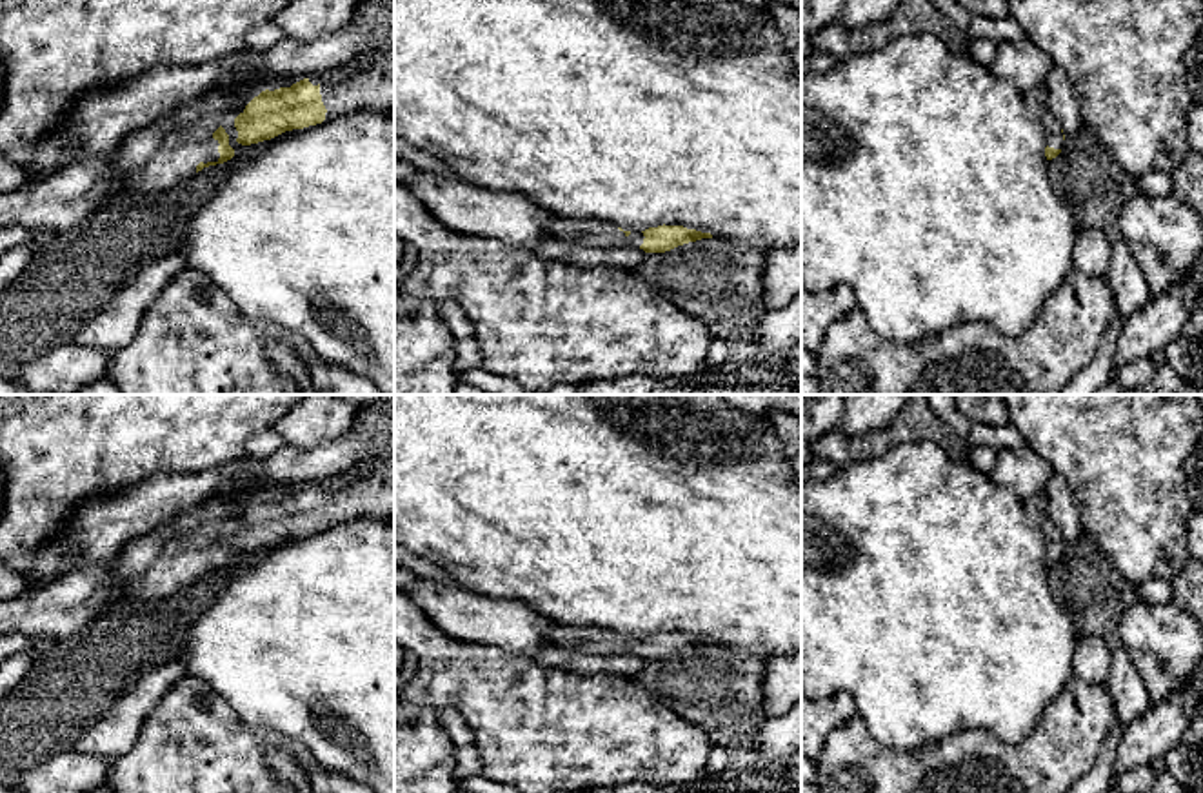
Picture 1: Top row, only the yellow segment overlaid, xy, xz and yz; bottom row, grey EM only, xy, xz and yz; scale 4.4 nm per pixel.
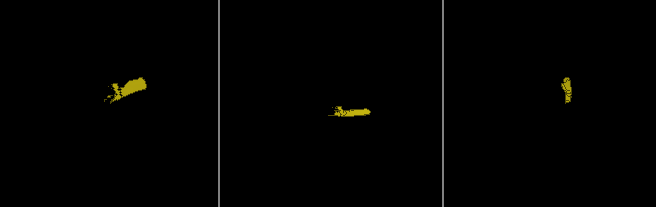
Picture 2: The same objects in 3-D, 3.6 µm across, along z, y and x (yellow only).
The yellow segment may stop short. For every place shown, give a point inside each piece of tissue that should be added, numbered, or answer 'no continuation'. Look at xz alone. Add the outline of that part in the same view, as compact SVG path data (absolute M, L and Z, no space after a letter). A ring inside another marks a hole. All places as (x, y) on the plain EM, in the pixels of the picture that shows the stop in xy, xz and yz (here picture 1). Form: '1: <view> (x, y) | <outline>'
1: xz (595, 641) | M554 627L549 633L552 646L572 647L580 653L589 655L618 655L632 653L640 655L643 651L643 640L631 640L629 644L618 637L618 633L602 627Z

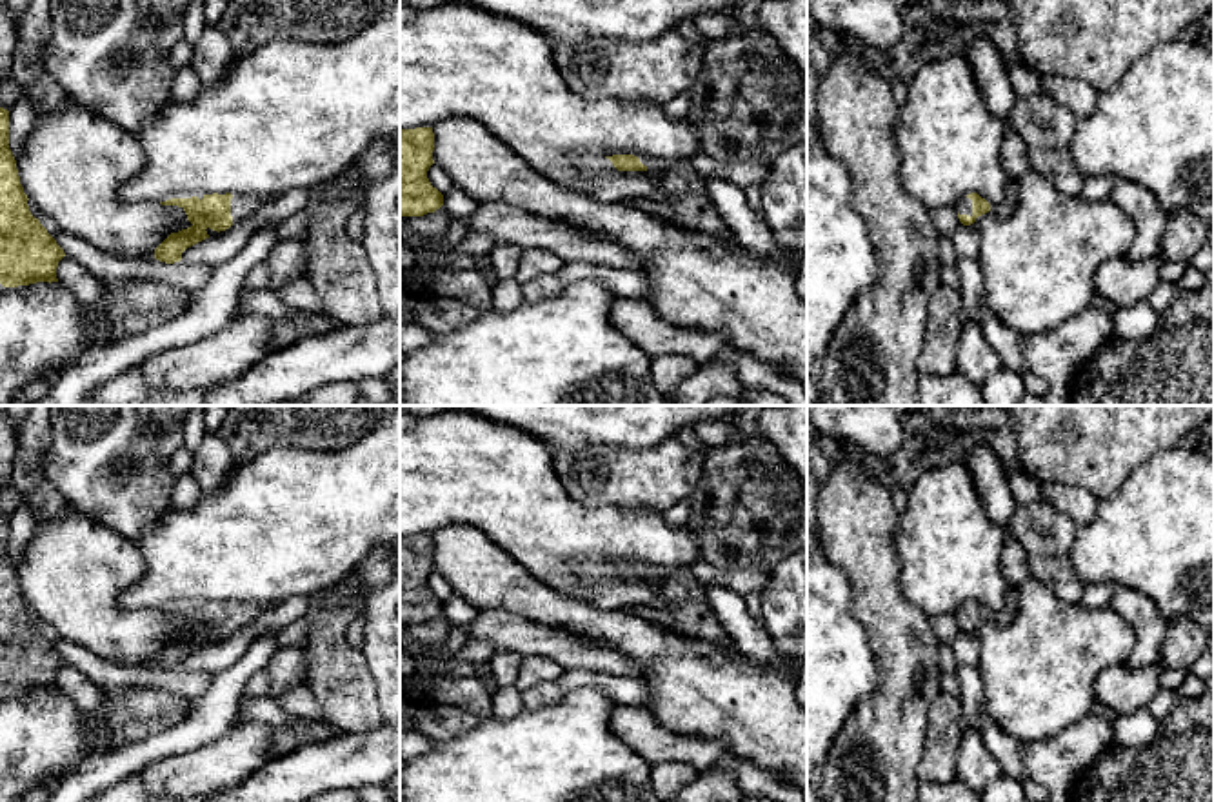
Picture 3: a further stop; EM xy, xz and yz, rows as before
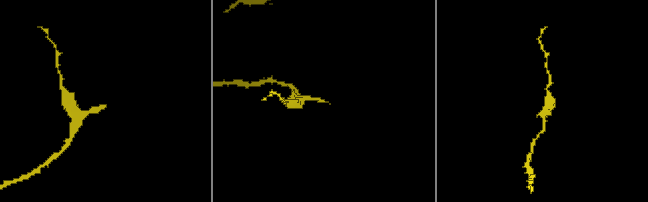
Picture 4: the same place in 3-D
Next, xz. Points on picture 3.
1: xz (686, 611) | M643 566L640 569L649 580L658 582L660 596L667 606L656 607L634 602L625 607L627 611L691 638L734 647L729 633L703 602L705 586L702 586L689 569L676 569L667 575Z

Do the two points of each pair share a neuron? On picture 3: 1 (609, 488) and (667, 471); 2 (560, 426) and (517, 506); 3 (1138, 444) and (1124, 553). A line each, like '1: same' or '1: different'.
1: same
2: different
3: different

